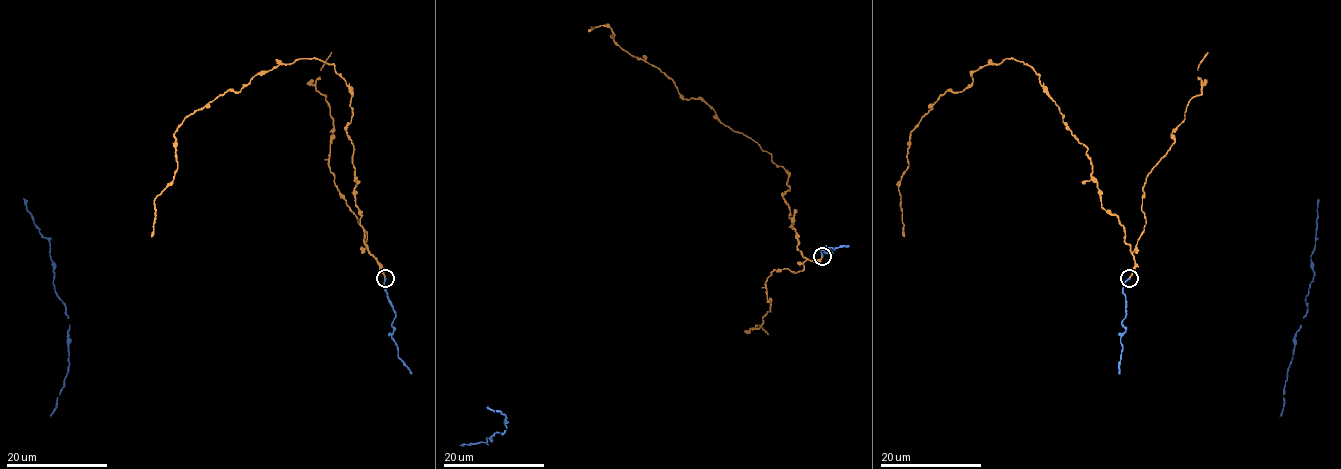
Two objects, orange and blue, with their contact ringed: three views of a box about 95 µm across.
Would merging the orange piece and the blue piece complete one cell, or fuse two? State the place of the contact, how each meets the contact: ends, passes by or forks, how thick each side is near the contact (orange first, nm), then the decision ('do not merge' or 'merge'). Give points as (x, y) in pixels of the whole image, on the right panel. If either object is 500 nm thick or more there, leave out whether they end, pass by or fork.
(1129, 278) | orange ends | blue ends | 200/200 nm | merge

